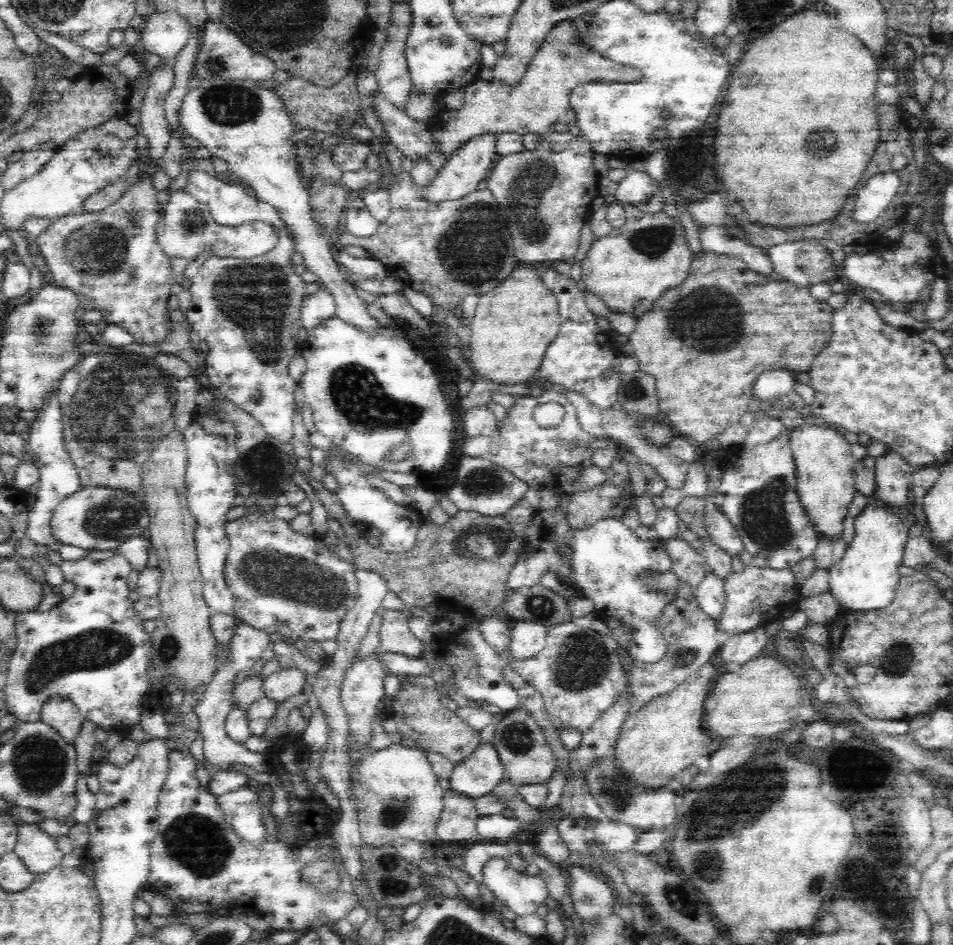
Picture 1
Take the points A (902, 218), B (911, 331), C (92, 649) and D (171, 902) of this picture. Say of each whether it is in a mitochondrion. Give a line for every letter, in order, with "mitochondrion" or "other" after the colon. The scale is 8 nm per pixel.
A: other
B: other
C: mitochondrion
D: other

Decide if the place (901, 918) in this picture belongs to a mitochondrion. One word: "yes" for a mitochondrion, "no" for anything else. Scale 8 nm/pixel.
no

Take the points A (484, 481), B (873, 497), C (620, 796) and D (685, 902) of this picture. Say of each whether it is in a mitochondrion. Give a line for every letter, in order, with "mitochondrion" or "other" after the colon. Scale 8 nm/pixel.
A: mitochondrion
B: other
C: mitochondrion
D: mitochondrion

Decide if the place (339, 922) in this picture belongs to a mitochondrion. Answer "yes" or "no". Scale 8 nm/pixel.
no

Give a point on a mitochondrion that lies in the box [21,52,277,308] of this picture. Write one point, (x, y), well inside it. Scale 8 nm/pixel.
(98, 249)

